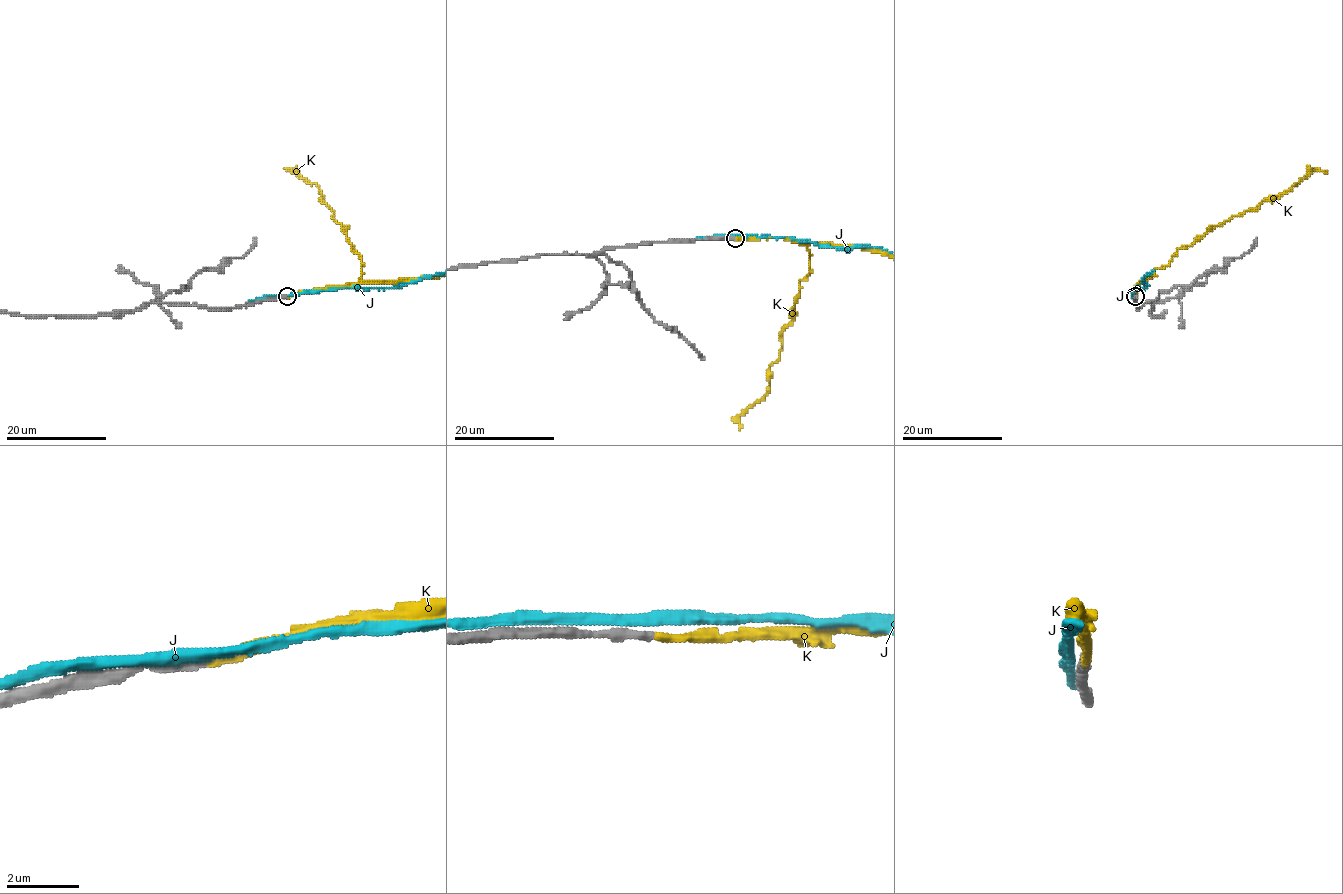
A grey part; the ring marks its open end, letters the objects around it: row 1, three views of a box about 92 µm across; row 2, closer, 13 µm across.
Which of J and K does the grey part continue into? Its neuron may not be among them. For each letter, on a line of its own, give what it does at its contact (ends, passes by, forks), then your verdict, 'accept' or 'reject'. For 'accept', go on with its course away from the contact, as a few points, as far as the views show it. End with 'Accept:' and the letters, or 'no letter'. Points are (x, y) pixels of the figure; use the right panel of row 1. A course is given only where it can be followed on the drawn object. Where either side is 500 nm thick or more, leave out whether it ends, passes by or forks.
J: it passes by | reject
K: it ends | accept
Accept: K

